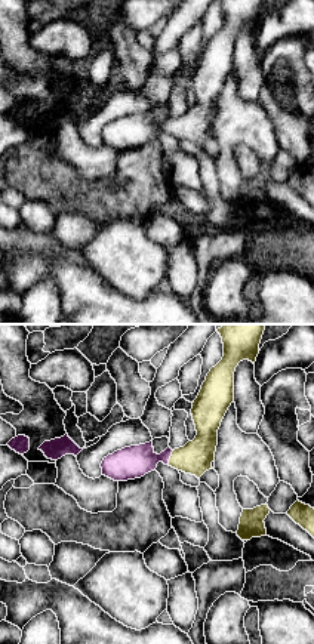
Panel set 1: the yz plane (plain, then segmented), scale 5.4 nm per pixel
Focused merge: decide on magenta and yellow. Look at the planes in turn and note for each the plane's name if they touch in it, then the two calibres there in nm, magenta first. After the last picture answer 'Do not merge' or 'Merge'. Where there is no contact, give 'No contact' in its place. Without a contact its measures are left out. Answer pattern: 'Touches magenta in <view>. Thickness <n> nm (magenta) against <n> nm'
Touches magenta in yz. Thickness 180 nm (magenta) against 180 nm

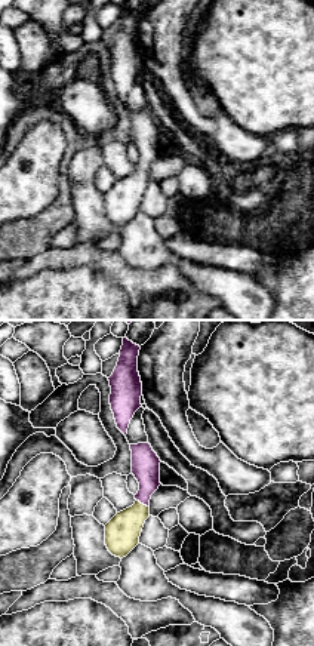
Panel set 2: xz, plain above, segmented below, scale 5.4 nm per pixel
Touches magenta in xz. Thickness 160 nm (magenta) against 190 nm

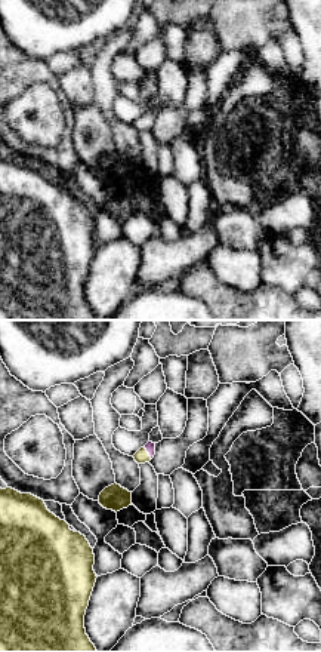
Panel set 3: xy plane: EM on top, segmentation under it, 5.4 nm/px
Touches magenta in xy. Thickness 60 nm (magenta) against 80 nm

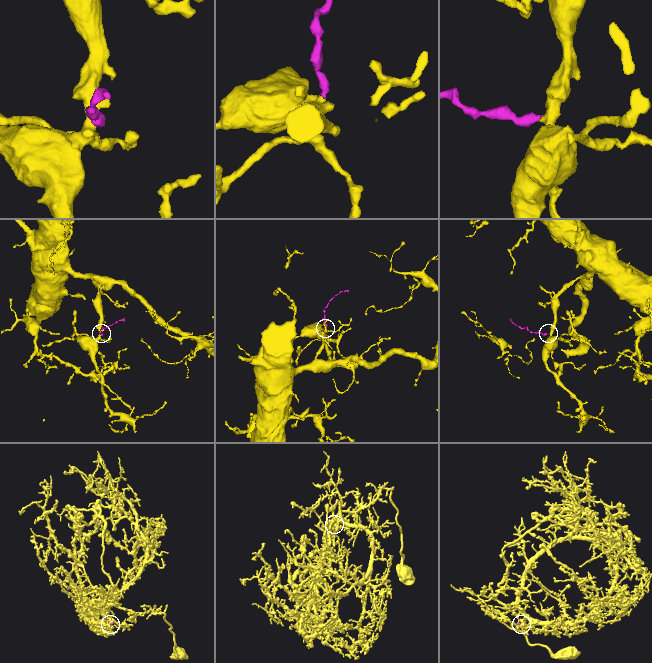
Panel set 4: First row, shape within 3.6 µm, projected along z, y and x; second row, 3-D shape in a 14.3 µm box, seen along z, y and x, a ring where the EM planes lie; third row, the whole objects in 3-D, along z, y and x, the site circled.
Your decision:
Merge

